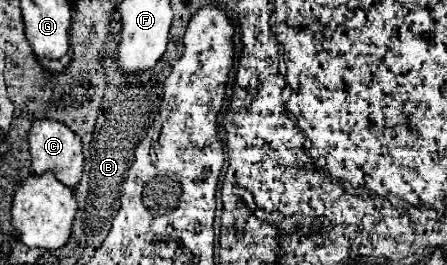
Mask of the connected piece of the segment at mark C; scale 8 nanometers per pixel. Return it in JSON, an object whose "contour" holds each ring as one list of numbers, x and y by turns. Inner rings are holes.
{"contour":[[33,120,31,132,29,132,29,152,31,152,31,170,33,174,45,174,51,170,61,184,67,188,73,188,79,184,83,176,83,152,81,152,81,140,77,134,73,134,63,122,59,120]]}

